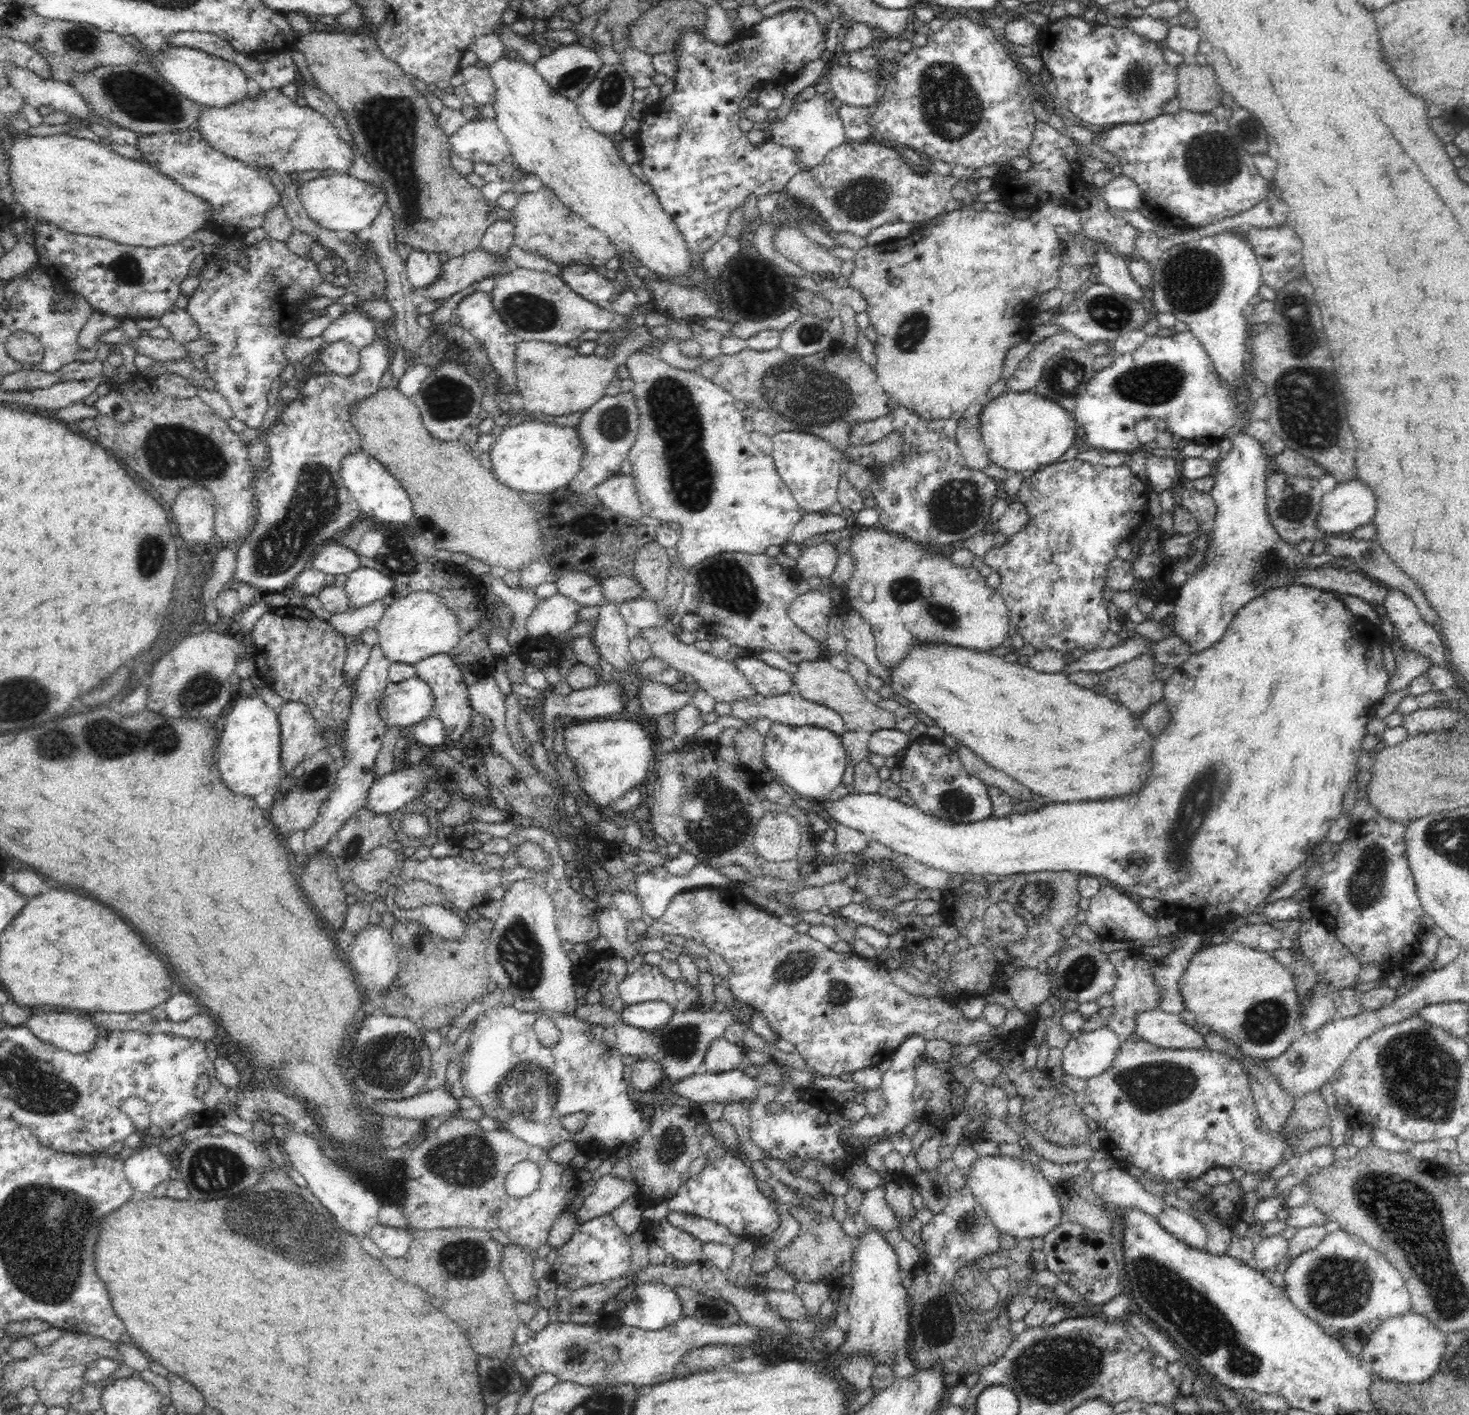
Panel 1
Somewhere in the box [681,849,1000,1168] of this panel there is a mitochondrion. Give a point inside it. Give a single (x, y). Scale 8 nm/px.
(796, 966)

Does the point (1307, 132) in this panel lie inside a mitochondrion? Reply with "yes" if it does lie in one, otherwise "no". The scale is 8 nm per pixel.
no

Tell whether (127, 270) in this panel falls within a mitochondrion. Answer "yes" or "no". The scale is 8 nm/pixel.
yes

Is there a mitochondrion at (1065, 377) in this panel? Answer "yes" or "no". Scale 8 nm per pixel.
yes

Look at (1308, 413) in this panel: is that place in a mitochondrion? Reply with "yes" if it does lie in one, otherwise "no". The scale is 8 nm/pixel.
yes

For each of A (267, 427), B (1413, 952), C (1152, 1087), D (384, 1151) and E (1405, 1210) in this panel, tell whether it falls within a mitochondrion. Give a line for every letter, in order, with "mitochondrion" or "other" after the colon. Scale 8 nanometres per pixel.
A: other
B: other
C: mitochondrion
D: other
E: mitochondrion

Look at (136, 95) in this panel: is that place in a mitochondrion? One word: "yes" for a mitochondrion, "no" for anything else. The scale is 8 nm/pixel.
yes

